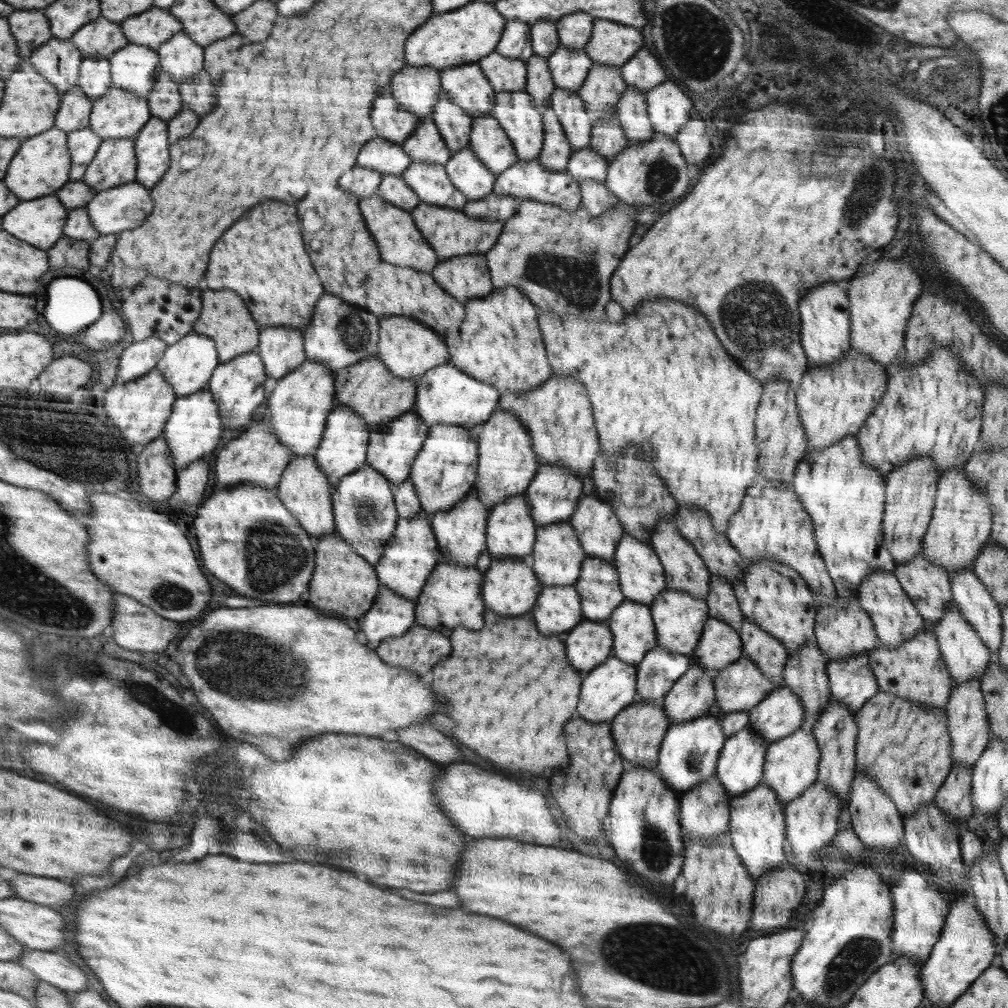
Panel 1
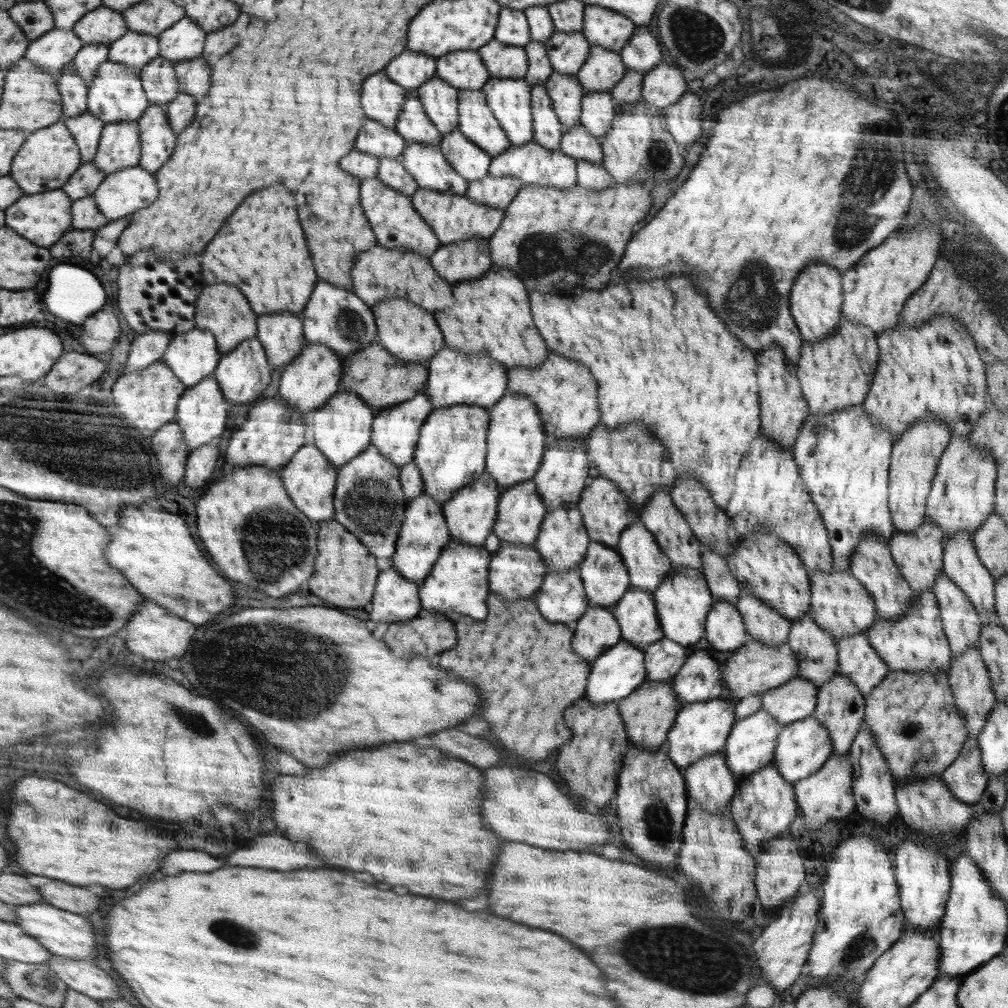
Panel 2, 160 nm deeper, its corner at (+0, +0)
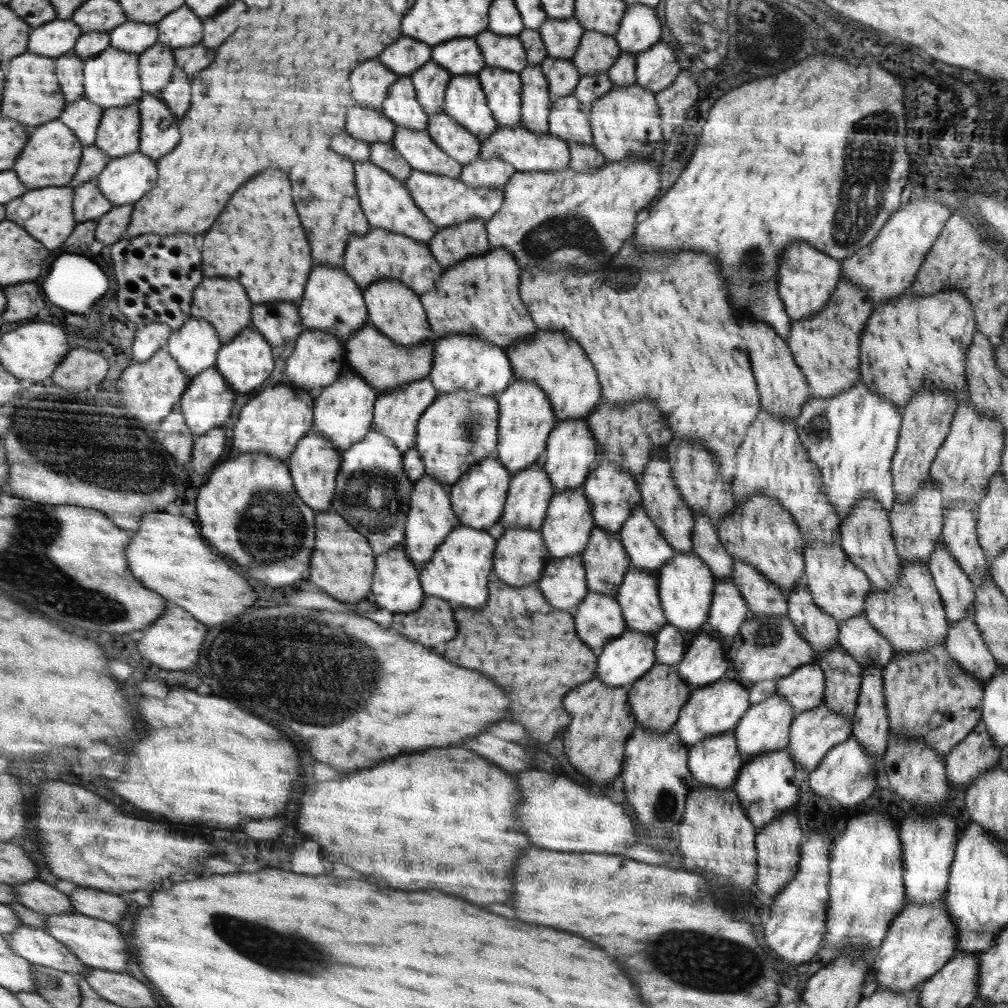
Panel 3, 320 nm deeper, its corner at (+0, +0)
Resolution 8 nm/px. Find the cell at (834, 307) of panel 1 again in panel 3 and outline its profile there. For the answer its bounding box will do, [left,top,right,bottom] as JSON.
[776,243,842,321]

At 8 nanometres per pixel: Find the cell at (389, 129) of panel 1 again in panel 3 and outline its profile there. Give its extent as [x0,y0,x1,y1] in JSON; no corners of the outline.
[352,60,399,111]

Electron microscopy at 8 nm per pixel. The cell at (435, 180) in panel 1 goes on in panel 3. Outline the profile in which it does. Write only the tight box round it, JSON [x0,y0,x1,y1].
[390,126,462,178]

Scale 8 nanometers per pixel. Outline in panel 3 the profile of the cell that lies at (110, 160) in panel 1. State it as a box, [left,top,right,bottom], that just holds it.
[95,103,142,158]

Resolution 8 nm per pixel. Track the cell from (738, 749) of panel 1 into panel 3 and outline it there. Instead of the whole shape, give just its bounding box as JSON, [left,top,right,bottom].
[732,694,795,762]

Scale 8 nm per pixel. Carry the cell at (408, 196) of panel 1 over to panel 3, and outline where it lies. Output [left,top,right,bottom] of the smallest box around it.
[369,141,411,184]

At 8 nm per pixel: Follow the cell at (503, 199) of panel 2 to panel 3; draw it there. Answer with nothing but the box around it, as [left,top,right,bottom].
[459,158,517,190]

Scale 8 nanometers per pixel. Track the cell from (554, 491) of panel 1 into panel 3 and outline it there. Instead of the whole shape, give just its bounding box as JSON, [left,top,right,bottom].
[542,419,596,493]

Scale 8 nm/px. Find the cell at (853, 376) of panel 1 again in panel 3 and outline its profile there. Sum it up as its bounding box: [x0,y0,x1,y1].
[786,274,873,398]

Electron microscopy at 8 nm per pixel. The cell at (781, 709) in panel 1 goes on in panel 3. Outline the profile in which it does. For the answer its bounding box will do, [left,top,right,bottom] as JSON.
[776,663,825,716]

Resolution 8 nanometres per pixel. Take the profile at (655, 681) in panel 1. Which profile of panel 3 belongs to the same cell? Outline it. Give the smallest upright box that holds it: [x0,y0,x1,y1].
[654,623,684,665]

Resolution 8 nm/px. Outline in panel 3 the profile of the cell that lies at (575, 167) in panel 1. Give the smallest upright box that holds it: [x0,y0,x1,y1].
[547,95,592,145]

